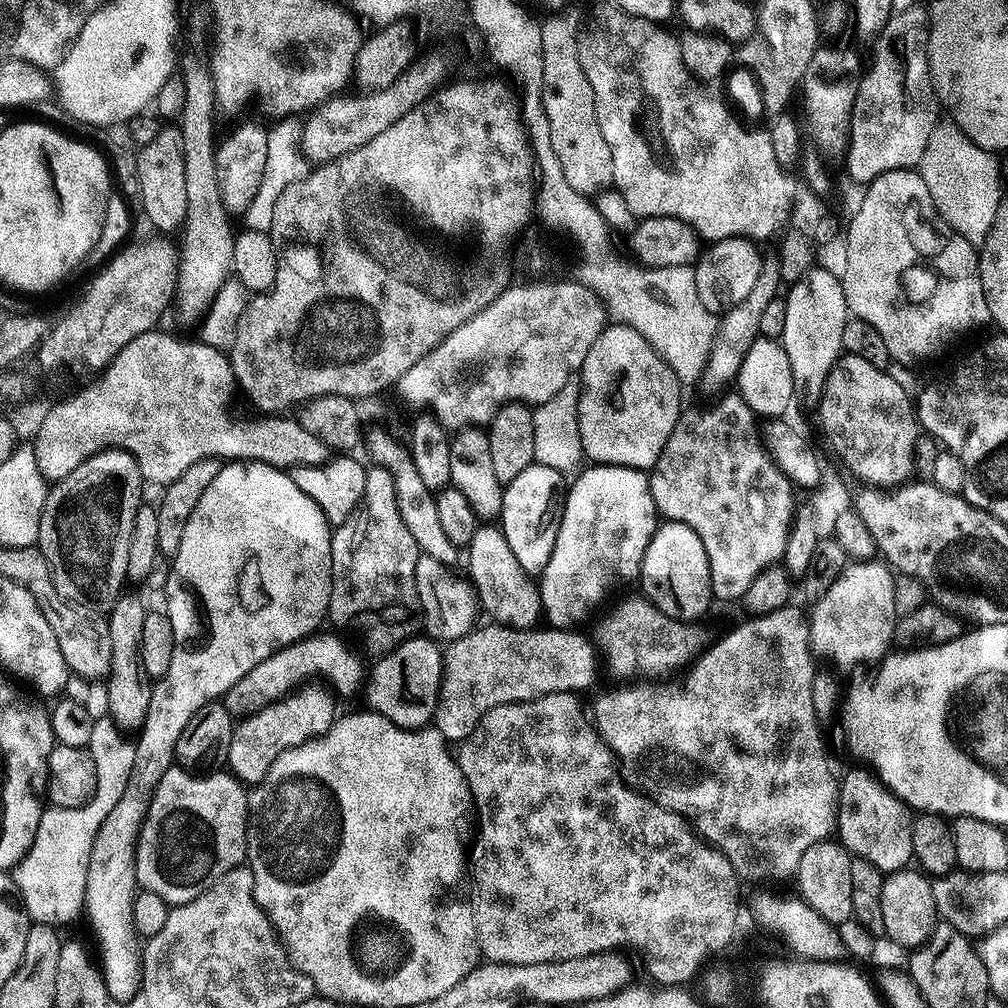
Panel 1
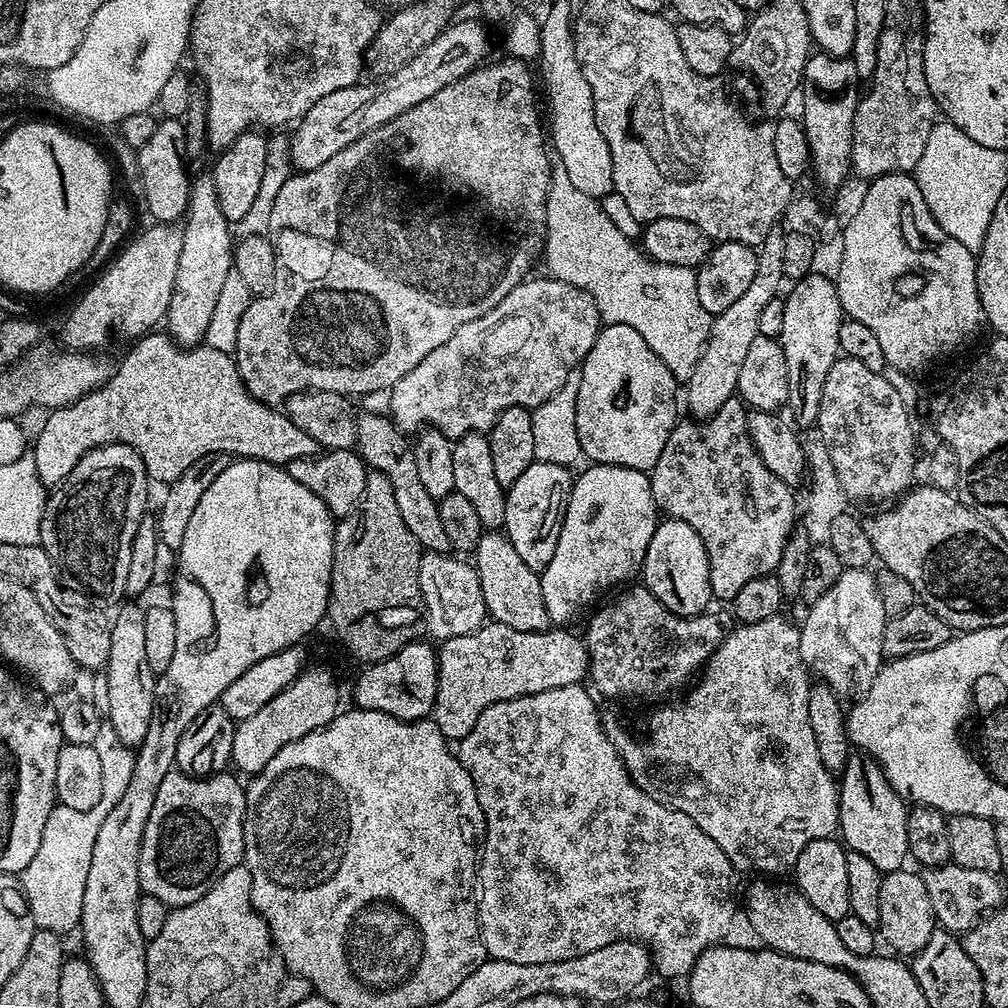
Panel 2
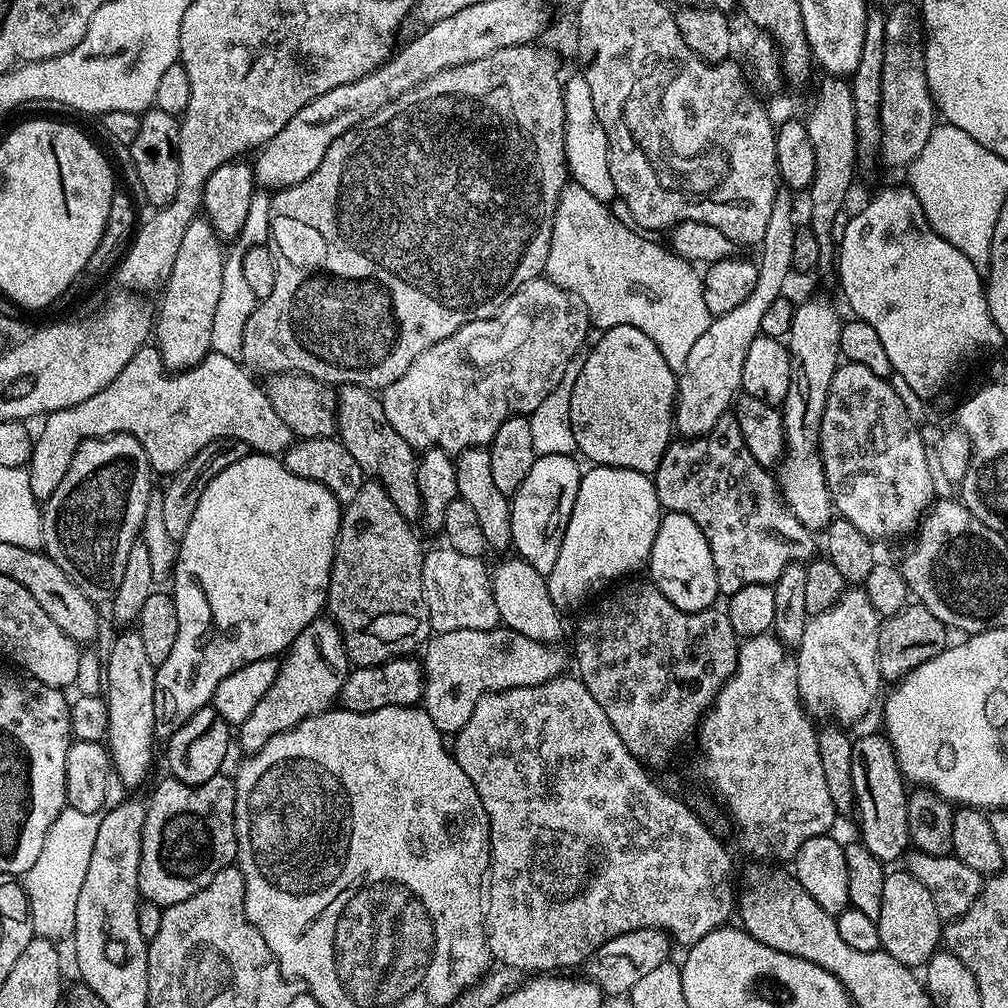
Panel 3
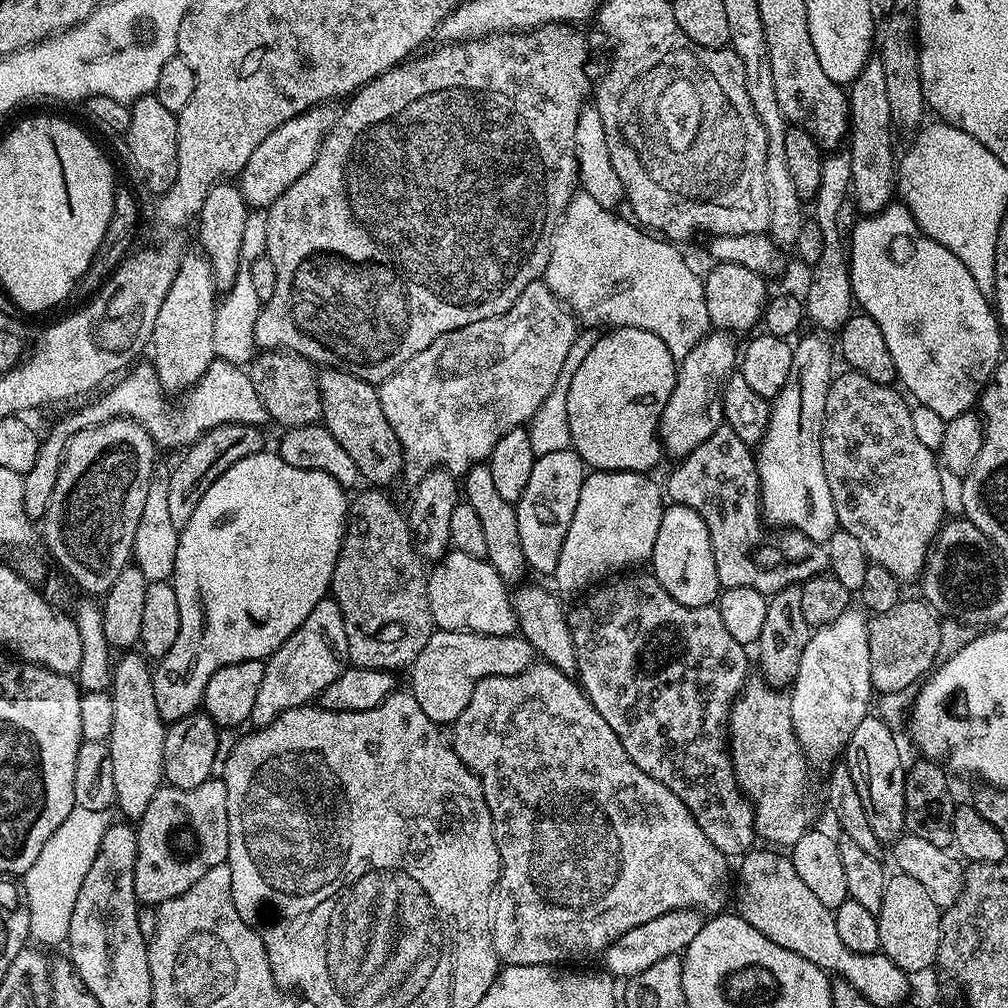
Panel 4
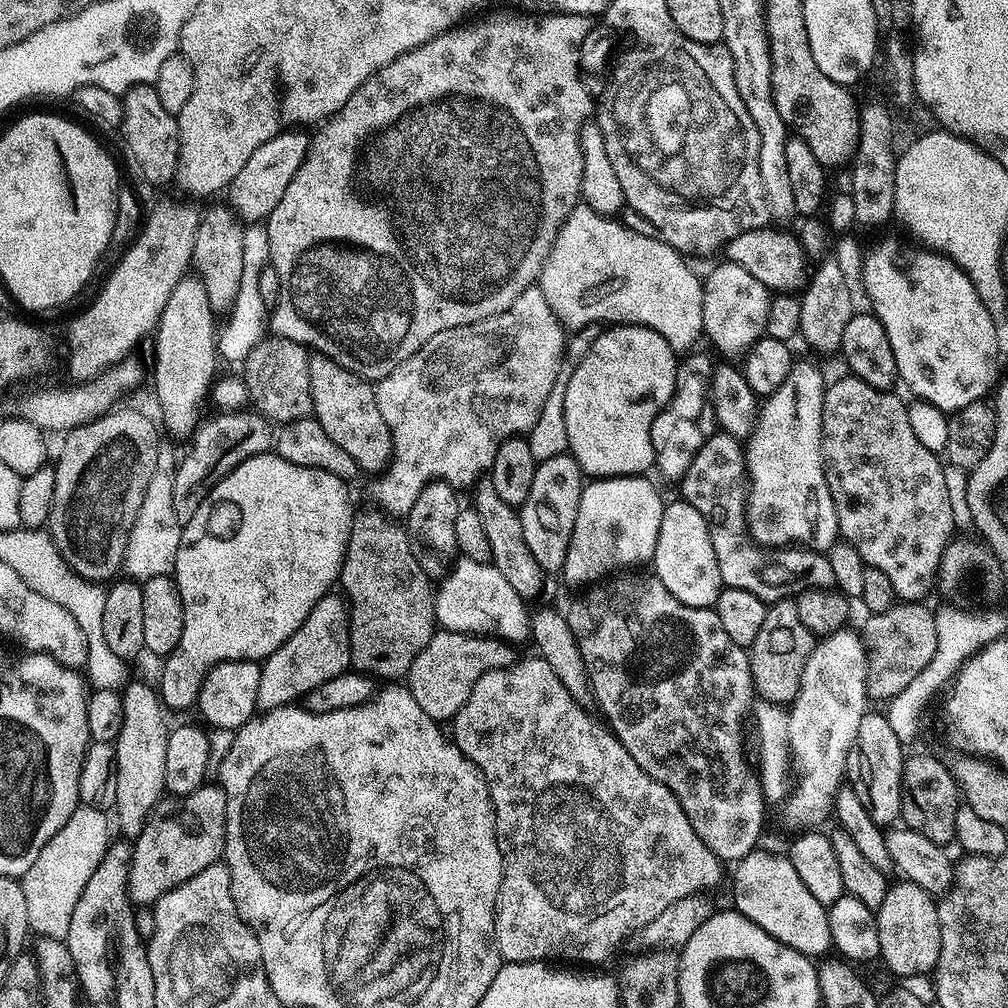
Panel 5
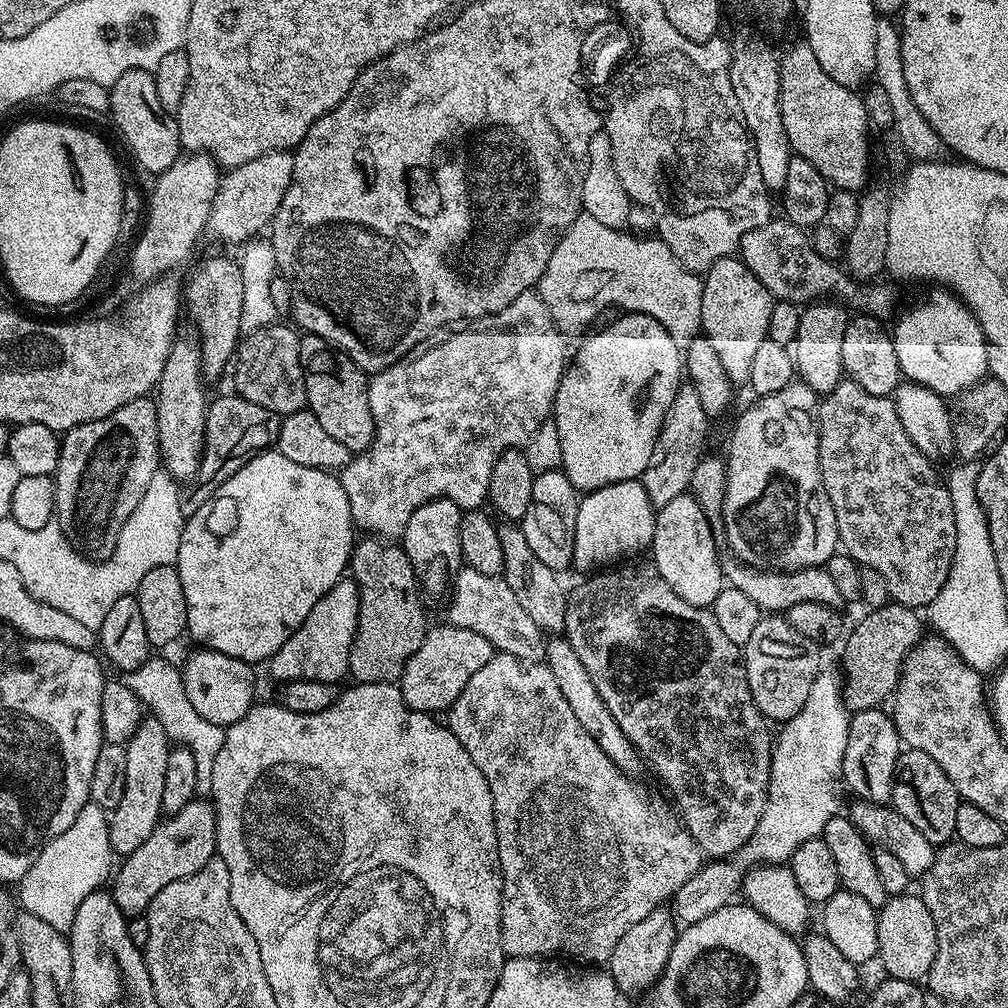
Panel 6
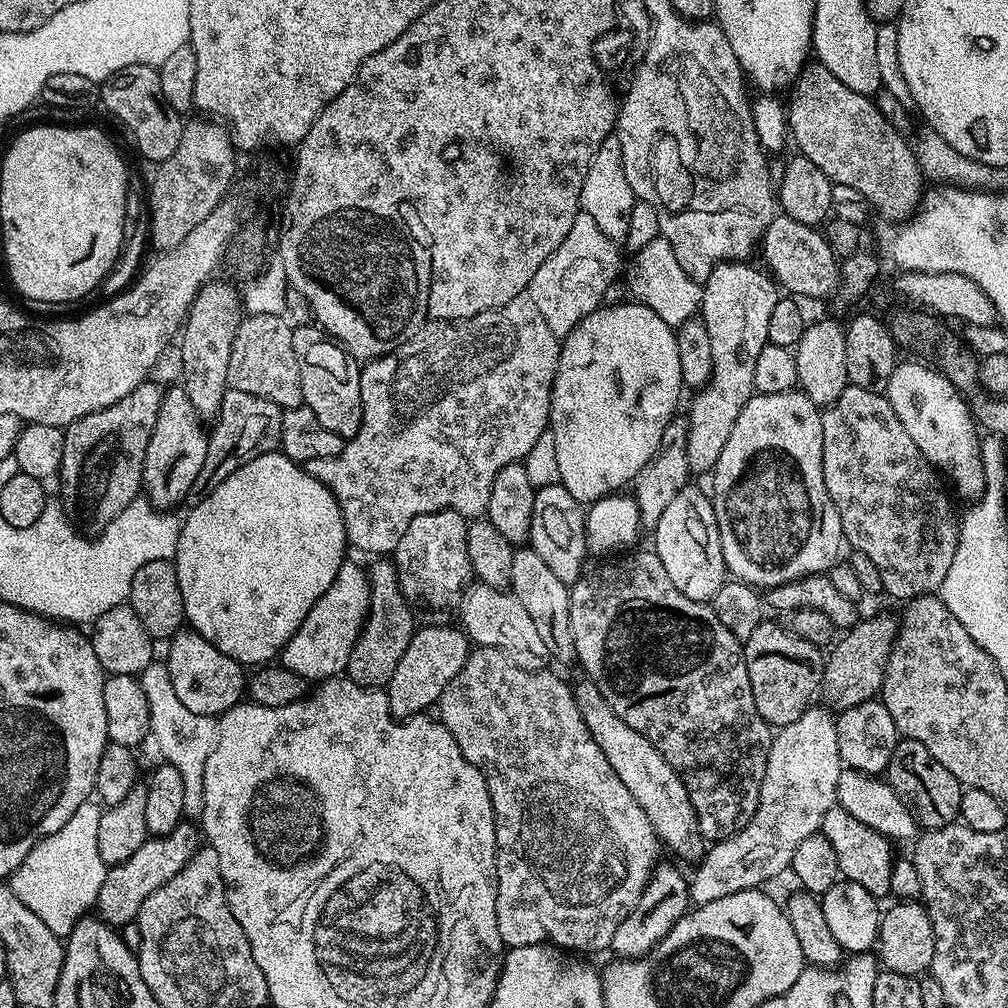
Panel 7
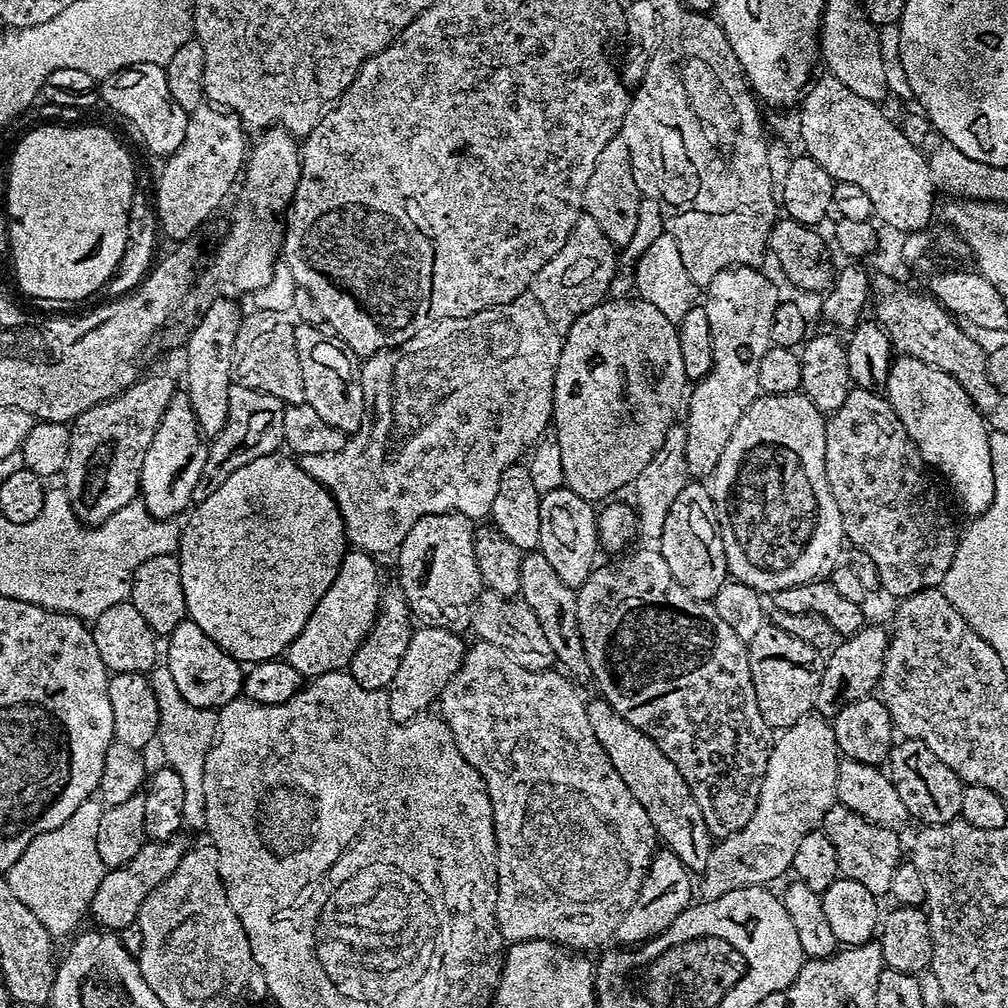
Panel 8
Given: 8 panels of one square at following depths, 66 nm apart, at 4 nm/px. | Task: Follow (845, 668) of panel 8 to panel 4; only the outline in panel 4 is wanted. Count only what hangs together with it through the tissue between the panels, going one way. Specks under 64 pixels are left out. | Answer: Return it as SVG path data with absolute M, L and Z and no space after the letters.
M920 598L901 599L894 610L875 613L868 620L870 678L877 693L907 692L913 687L912 683L915 685L923 681L933 671L937 663L936 656L941 655L941 623L936 609Z

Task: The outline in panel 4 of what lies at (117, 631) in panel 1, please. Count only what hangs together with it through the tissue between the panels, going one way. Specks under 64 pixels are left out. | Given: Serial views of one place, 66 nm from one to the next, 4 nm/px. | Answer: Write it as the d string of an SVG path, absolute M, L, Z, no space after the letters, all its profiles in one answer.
M124 654L120 661L115 661L111 669L112 701L114 702L114 730L106 741L108 757L114 766L114 790L116 791L115 807L120 808L121 817L129 821L139 821L146 814L146 806L150 806L150 798L162 786L164 780L164 734L166 721L158 714L158 702L154 702L154 686L152 685L153 669L143 655Z

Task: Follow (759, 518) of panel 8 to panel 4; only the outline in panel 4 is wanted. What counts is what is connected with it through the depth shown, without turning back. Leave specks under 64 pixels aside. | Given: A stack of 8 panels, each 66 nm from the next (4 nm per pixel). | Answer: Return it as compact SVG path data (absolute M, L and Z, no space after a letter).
M801 335L795 341L790 366L792 379L771 401L772 416L754 455L760 479L763 519L783 529L800 532L811 540L827 542L838 530L838 525L830 486L822 466L820 435L824 432L826 394L834 379L834 348L826 344L821 335L812 335L816 336Z

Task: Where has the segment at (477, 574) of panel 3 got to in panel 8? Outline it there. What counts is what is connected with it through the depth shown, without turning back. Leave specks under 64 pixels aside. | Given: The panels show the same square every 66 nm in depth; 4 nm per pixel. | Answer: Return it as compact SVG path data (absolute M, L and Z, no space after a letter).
M485 591L473 607L470 628L471 631L477 632L475 635L479 639L498 646L514 663L526 670L531 672L547 672L553 667L554 661L552 651L550 650L550 642L546 642L546 634L542 634L542 626L538 626L538 618L534 618L530 606L526 606L523 599L495 596L492 592Z

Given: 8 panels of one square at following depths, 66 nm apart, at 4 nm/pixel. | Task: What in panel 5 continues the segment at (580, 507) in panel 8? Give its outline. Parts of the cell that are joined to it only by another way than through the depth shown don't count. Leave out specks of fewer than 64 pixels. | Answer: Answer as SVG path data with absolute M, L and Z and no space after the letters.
M571 454L546 458L537 463L530 494L518 511L522 522L522 534L526 534L526 546L530 546L530 554L538 558L538 566L542 566L545 573L559 573L564 567L566 550L570 546L574 522L578 518L581 487L582 473L578 462Z

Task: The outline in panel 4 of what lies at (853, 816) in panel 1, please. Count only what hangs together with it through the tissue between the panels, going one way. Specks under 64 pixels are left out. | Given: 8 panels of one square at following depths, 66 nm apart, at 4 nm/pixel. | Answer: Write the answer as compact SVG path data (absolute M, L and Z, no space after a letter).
M869 714L858 722L858 730L848 739L846 763L853 775L858 795L865 807L870 827L882 842L895 842L905 831L904 777L906 764L900 761L900 748L896 745L897 733L889 728L879 715Z

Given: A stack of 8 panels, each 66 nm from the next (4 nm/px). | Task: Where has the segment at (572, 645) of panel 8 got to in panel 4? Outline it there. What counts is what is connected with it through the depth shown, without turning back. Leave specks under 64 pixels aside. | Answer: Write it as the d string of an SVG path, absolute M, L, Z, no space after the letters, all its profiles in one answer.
M487 463L476 464L462 476L462 496L467 504L474 506L478 519L486 537L486 554L488 563L498 570L505 582L523 581L524 572L529 571L526 554L522 552L522 538L518 538L518 514L516 505L506 502L500 497L490 474Z

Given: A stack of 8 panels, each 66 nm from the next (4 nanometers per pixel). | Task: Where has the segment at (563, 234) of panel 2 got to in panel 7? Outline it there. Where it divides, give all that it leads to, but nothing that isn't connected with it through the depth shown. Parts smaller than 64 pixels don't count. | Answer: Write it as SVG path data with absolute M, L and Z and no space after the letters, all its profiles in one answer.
M582 210L574 218L570 234L562 238L562 246L558 246L542 266L538 266L538 274L534 274L528 283L527 295L532 297L534 306L542 310L542 318L546 318L556 337L569 336L589 314L596 311L606 285L604 275L608 272L608 248L610 242L606 234L602 234L594 218Z

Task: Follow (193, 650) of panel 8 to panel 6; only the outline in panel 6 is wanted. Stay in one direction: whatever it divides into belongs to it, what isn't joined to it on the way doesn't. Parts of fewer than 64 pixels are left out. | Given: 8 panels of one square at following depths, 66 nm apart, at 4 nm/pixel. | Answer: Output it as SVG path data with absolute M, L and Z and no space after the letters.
M201 647L185 664L182 673L186 696L190 705L207 722L227 726L238 722L254 707L256 696L256 676L253 665L246 660L230 658L230 654L215 652L213 648Z

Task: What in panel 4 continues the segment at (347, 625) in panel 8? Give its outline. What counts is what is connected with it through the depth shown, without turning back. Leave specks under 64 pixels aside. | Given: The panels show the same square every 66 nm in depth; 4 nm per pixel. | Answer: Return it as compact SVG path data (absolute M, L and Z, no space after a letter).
M326 598L310 610L306 622L302 622L302 626L282 642L280 649L268 657L258 698L254 698L251 723L256 728L265 728L281 712L311 705L320 692L334 682L334 678L343 674L347 655L346 622L342 618L342 610L335 600Z

